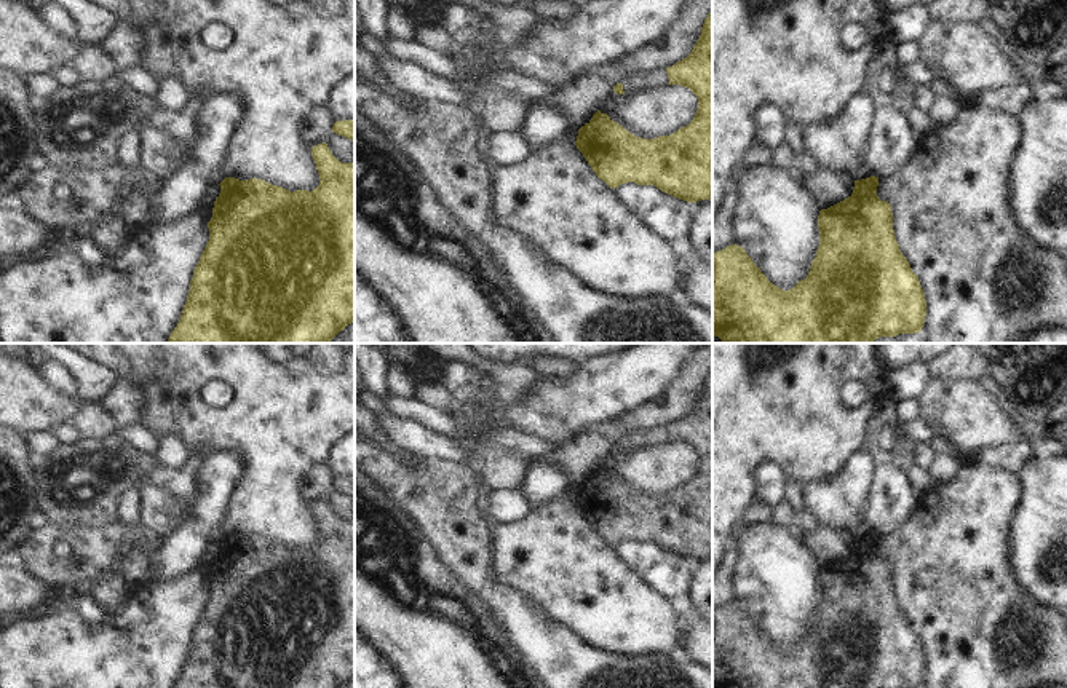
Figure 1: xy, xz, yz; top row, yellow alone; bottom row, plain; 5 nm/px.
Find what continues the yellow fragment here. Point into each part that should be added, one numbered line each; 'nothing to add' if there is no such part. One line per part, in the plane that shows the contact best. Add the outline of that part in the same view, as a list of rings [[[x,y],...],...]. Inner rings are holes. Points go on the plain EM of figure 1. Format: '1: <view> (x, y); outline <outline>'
nothing to add

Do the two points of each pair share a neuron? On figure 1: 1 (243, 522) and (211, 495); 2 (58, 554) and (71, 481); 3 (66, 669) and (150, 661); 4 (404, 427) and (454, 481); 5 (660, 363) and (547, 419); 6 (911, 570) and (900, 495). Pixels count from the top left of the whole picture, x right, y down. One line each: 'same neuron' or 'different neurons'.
1: different neurons
2: different neurons
3: same neuron
4: different neurons
5: same neuron
6: different neurons

